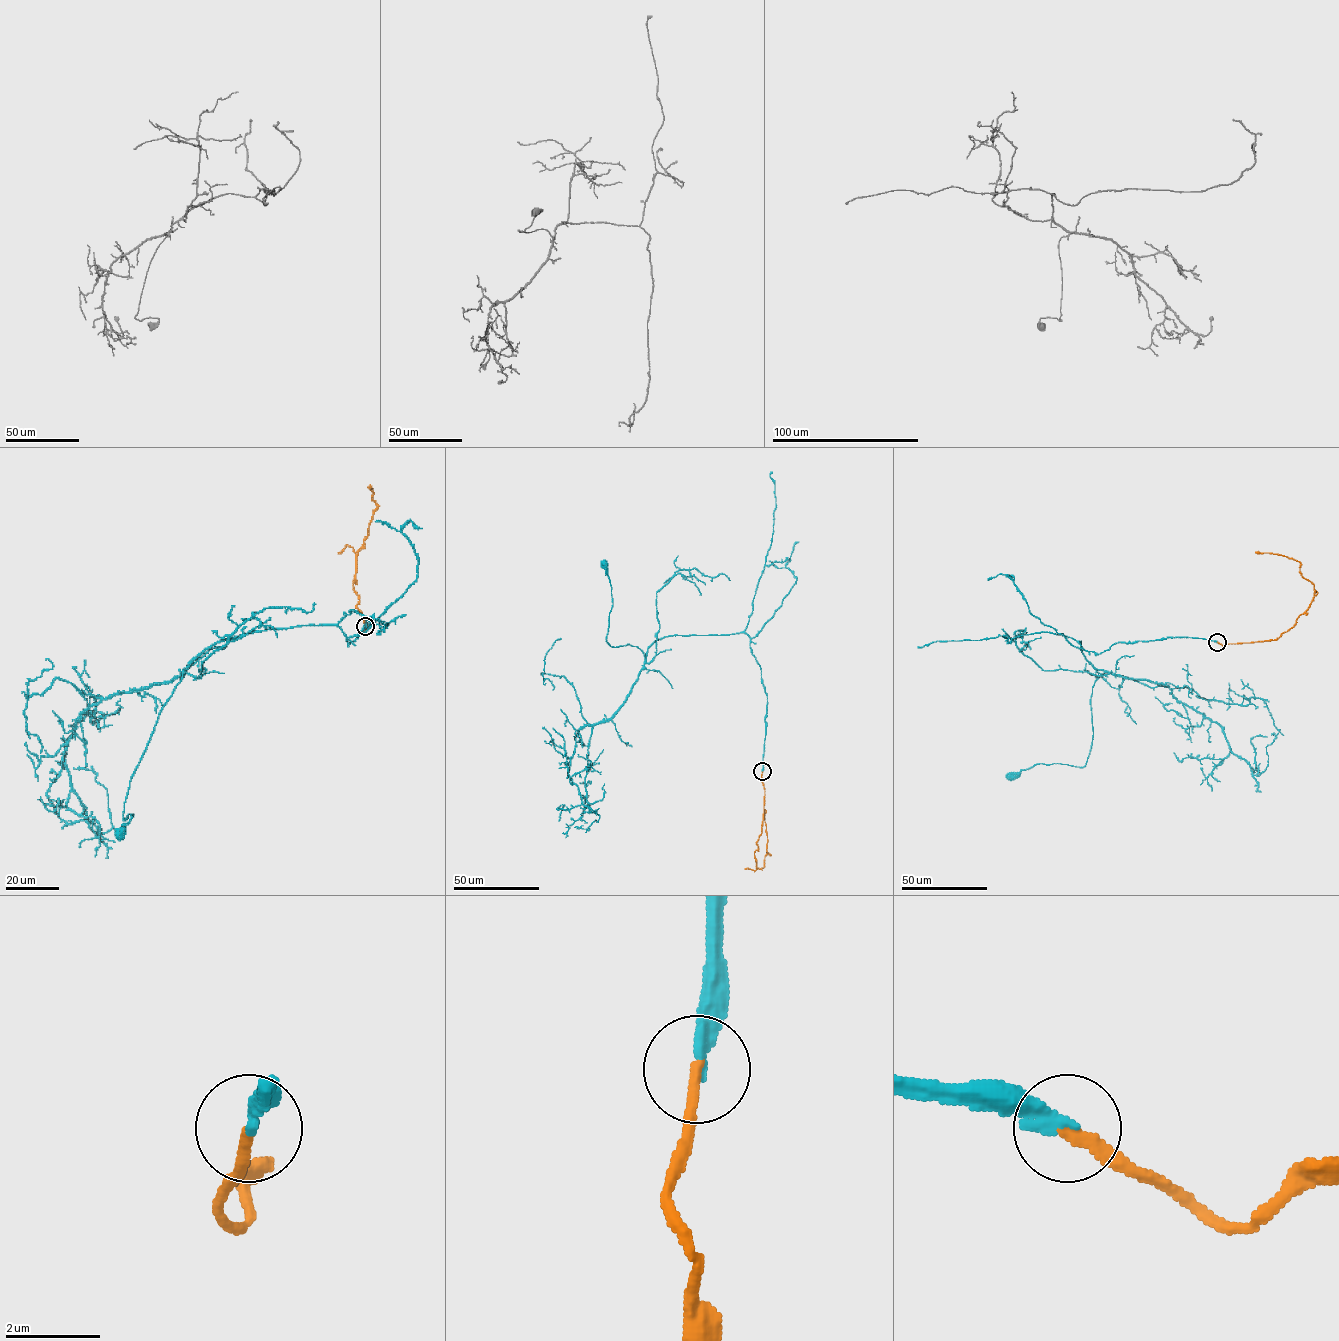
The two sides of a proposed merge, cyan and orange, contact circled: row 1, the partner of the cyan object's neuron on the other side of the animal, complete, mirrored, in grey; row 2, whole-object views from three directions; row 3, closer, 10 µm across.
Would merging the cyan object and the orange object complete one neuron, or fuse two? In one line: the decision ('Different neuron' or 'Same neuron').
Same neuron

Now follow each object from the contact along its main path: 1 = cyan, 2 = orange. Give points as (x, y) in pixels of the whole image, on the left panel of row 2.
1: (366, 625), (370, 618), (350, 643), (338, 626), (317, 625), (253, 631), (201, 651), (160, 713), (120, 832)
2: (365, 625), (364, 631), (368, 627), (356, 606), (359, 597), (353, 580), (358, 551), (377, 507), (370, 486)

